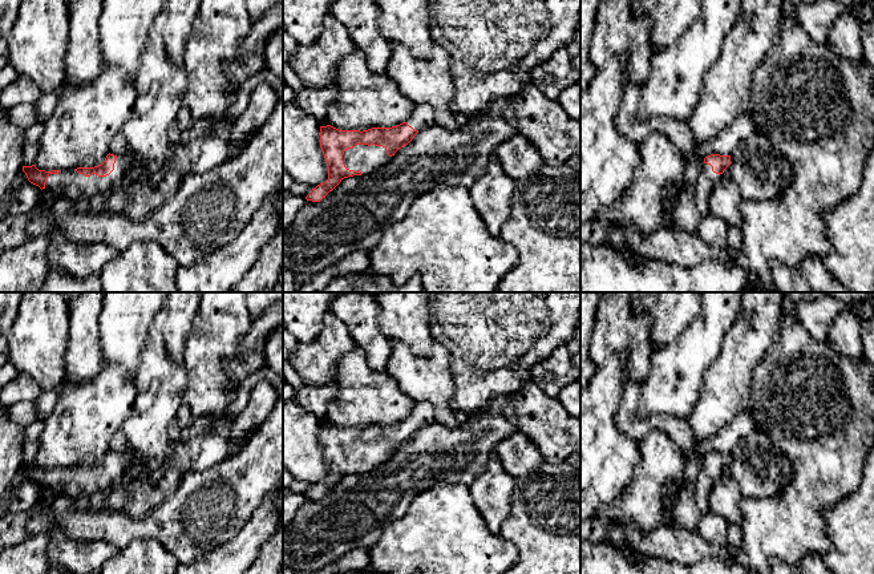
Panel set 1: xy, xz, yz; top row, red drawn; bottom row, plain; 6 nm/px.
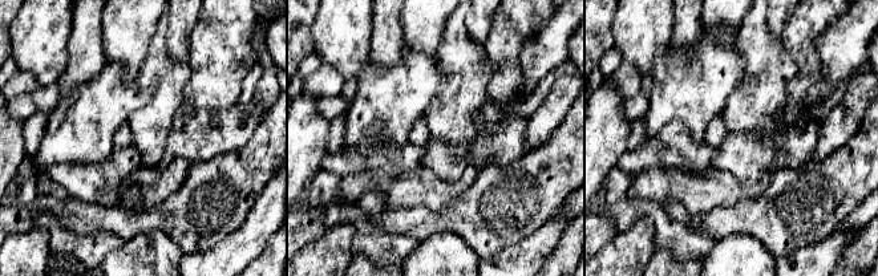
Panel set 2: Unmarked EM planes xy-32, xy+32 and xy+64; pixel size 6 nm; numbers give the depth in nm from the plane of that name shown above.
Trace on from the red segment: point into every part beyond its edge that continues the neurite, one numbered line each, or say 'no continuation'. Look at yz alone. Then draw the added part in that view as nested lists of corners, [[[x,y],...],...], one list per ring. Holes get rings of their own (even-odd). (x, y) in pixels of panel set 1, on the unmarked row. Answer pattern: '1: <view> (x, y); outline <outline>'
1: yz (692, 504); outline [[[703,462],[695,485],[683,490],[673,505],[673,527],[697,531],[700,520],[711,512],[709,493],[721,474],[712,469],[711,462]]]

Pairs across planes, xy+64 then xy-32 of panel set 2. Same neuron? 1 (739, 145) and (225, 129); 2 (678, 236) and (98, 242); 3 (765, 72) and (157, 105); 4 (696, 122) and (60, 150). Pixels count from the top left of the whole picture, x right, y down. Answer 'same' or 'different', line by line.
1: same
2: same
3: same
4: same

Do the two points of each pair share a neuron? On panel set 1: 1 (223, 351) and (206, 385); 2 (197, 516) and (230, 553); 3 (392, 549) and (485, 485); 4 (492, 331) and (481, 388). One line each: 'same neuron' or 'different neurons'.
1: same neuron
2: different neurons
3: different neurons
4: same neuron

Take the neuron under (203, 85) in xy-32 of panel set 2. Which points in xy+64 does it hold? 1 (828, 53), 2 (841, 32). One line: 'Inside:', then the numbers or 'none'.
Inside: none

